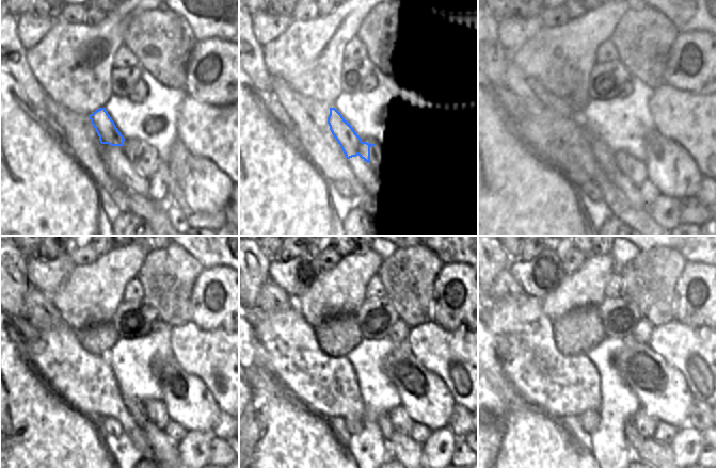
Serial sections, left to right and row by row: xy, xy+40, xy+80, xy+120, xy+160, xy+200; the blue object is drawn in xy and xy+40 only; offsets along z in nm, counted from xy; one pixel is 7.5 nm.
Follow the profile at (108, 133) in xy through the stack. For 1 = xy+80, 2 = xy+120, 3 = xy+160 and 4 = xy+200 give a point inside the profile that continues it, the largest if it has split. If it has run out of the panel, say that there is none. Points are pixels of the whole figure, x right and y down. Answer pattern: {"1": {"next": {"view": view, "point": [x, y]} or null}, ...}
{"1": {"next": {"view": "xy+80", "point": [603, 155]}}, "2": {"next": {"view": "xy+120", "point": [136, 407]}}, "3": {"next": {"view": "xy+160", "point": [386, 428]}}, "4": {"next": {"view": "xy+200", "point": [634, 438]}}}

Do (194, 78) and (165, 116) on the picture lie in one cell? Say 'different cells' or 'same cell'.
different cells

